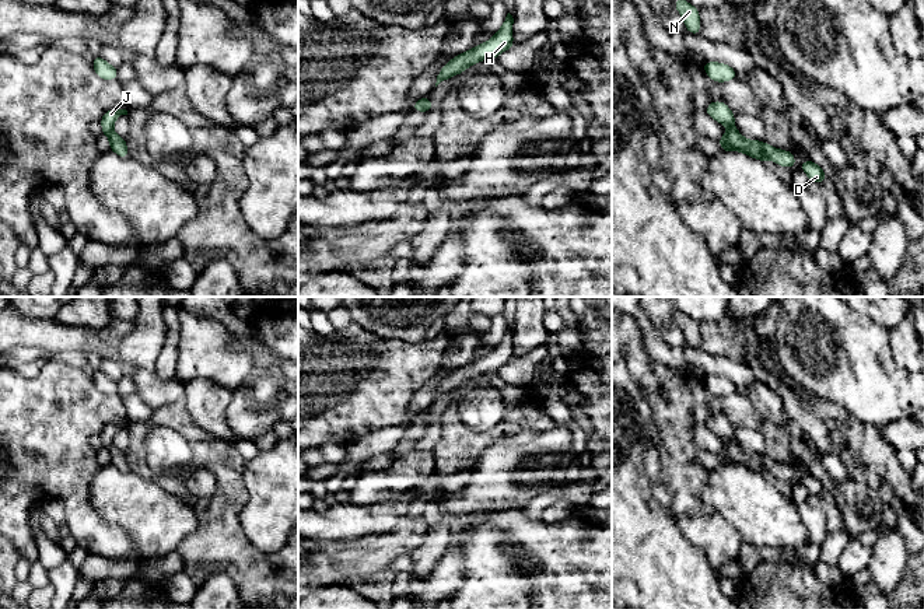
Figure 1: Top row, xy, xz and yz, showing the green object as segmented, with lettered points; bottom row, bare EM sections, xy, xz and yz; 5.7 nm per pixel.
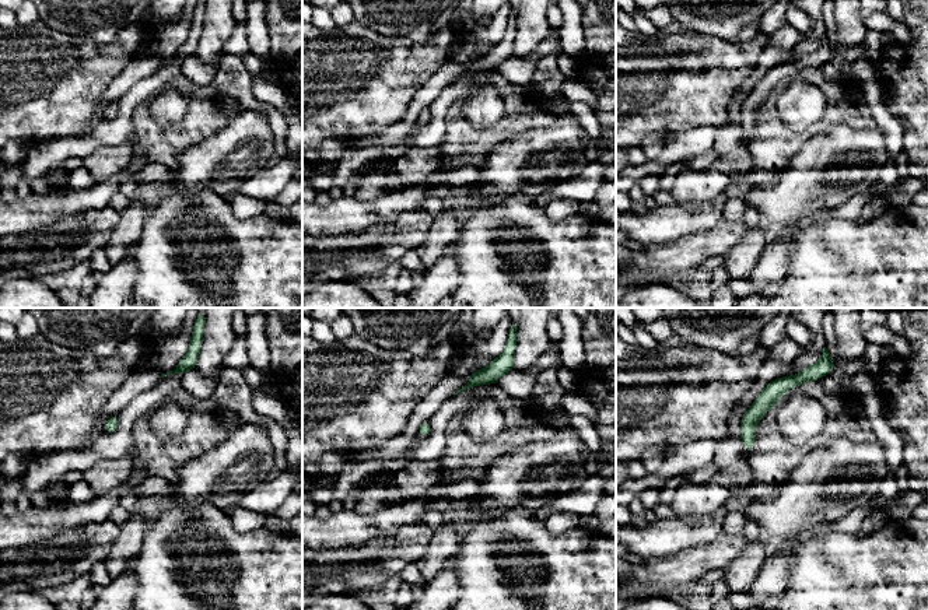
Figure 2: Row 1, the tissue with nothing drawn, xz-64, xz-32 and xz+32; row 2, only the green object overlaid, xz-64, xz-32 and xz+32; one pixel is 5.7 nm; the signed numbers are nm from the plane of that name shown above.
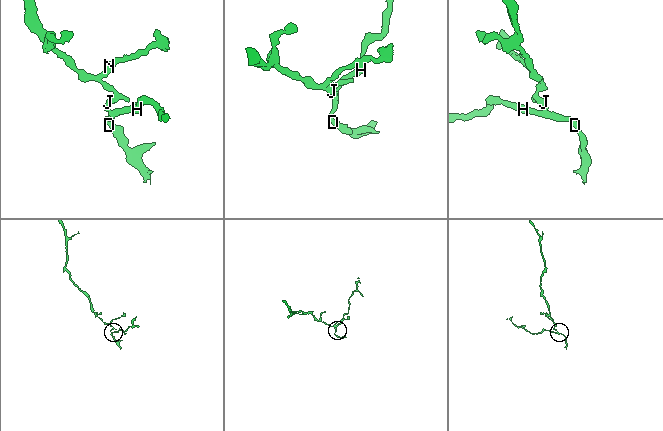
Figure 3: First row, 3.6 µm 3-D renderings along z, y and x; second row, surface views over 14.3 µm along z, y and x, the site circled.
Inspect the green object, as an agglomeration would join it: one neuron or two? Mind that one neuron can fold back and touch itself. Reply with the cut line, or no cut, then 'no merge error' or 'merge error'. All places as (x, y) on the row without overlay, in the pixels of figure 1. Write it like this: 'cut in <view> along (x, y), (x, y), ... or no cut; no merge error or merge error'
cut in yz along (728, 444), (737, 445); merge error

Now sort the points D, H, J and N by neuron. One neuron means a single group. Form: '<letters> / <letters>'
D H / J N

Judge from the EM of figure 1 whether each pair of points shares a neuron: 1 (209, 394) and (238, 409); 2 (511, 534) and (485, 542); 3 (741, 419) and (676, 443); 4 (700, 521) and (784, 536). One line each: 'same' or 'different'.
1: different
2: same
3: same
4: different

